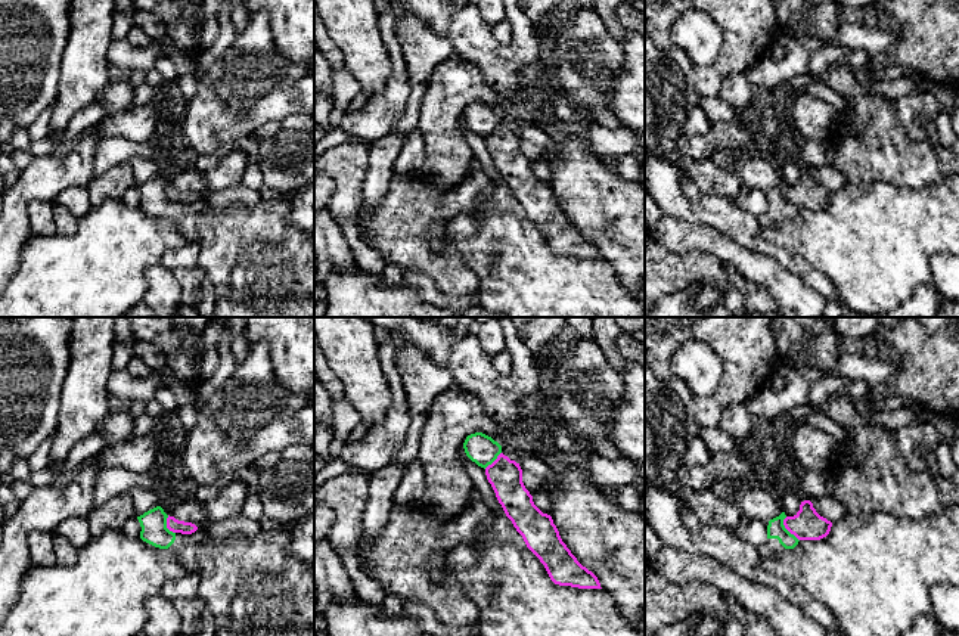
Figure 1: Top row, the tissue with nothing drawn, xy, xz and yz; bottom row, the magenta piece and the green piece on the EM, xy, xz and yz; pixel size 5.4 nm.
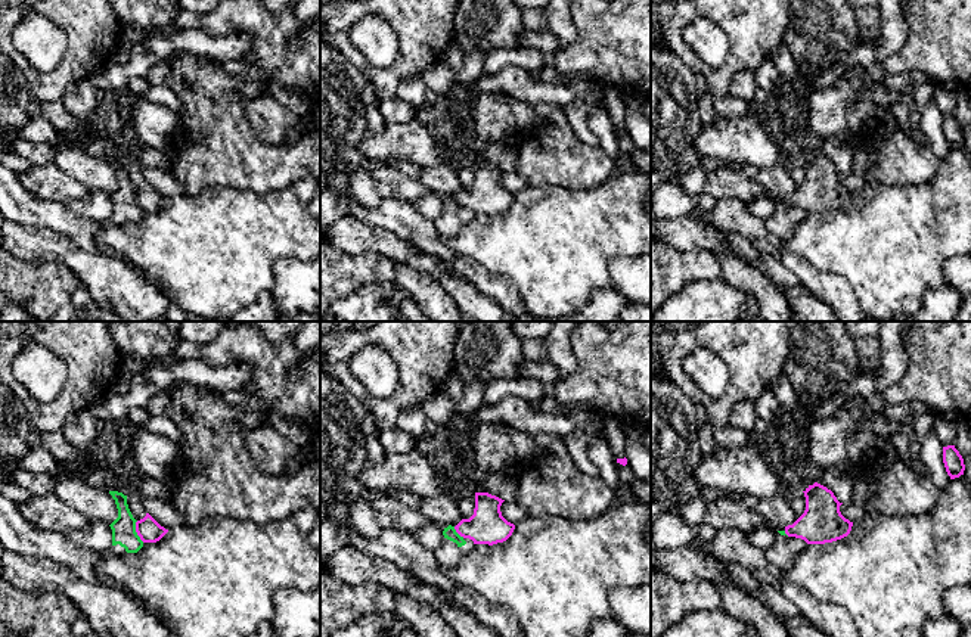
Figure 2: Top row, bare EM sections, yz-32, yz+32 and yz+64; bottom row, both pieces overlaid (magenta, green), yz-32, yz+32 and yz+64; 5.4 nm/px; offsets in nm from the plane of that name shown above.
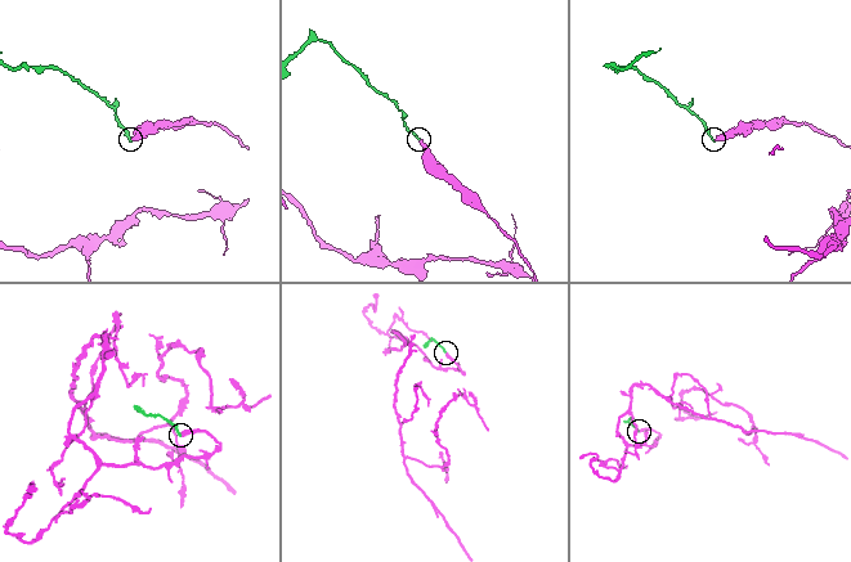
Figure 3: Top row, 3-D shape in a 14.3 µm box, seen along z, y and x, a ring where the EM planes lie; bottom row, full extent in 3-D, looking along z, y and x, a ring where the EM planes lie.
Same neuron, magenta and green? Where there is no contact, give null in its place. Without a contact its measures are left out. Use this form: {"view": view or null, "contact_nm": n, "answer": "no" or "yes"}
{"view": "yz", "contact_nm": 150, "answer": "no"}

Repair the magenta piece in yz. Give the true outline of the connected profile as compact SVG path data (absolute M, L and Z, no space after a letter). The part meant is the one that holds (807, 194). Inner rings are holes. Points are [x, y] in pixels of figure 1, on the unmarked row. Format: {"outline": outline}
{"outline": "M804 170L794 186L783 189L783 195L798 210L820 210L829 204L832 192L820 186L810 170Z"}

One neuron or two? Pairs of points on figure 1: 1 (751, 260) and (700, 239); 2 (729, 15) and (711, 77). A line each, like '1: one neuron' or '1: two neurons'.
1: one neuron
2: one neuron

